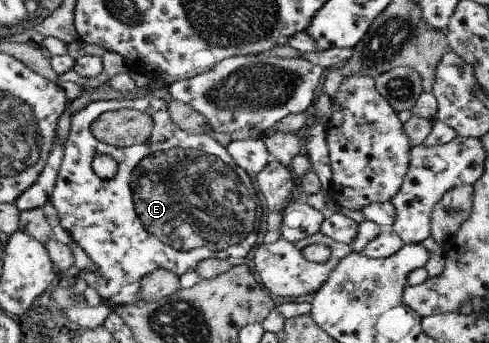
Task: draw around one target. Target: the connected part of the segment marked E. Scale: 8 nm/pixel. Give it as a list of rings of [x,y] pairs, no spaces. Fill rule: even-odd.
[[[140,95],[132,100],[99,100],[88,103],[84,108],[81,108],[77,113],[70,116],[69,134],[67,135],[67,140],[62,145],[62,150],[62,160],[56,173],[49,201],[57,212],[58,224],[67,231],[71,236],[71,239],[81,247],[85,252],[85,255],[91,259],[96,267],[93,272],[75,271],[73,277],[81,278],[85,281],[87,286],[92,287],[97,292],[97,295],[99,295],[101,304],[107,306],[111,311],[117,306],[132,304],[139,300],[139,280],[154,269],[165,268],[166,270],[172,271],[176,276],[179,276],[186,271],[194,271],[196,265],[201,262],[202,259],[223,255],[227,258],[243,260],[247,253],[251,251],[251,247],[255,245],[255,241],[257,241],[255,235],[258,229],[258,217],[261,203],[250,189],[251,184],[247,174],[245,174],[233,159],[229,157],[227,150],[211,138],[210,132],[190,134],[179,129],[169,117],[168,103],[160,98],[154,97],[153,95]],[[123,108],[143,111],[143,113],[147,114],[152,119],[152,130],[147,141],[140,144],[133,144],[132,146],[115,147],[95,139],[90,130],[91,122],[94,119],[97,119],[99,114]],[[96,155],[108,155],[109,157],[112,157],[113,161],[117,164],[117,171],[109,179],[99,179],[99,177],[93,173],[91,161],[93,161],[93,157]]]

